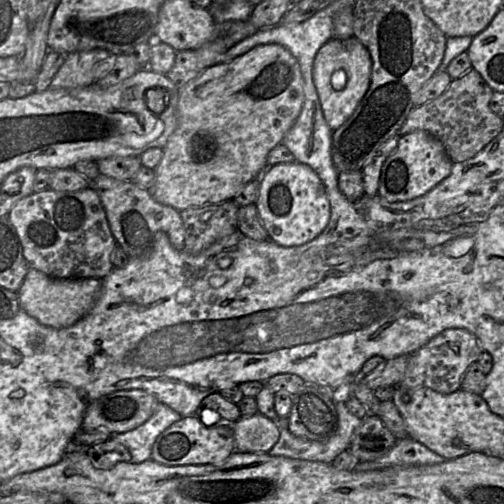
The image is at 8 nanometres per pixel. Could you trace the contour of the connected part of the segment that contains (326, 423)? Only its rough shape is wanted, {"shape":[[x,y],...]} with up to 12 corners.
{"shape":[[307,385],[293,396],[289,431],[326,442],[338,429],[336,401]]}

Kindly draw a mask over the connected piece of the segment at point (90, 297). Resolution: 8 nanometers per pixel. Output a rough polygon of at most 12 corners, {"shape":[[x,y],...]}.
{"shape":[[29,269],[20,307],[54,329],[96,304],[103,279]]}

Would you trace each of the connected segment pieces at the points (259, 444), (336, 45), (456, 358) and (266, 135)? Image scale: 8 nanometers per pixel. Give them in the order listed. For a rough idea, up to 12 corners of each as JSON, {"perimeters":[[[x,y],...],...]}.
{"perimeters":[[[259,412],[235,423],[235,450],[268,453],[281,435]],[[332,38],[313,65],[332,131],[370,86],[372,60],[356,38]],[[446,329],[409,355],[397,386],[461,389],[483,349]],[[280,44],[177,89],[148,191],[178,211],[231,201],[300,115]]]}

